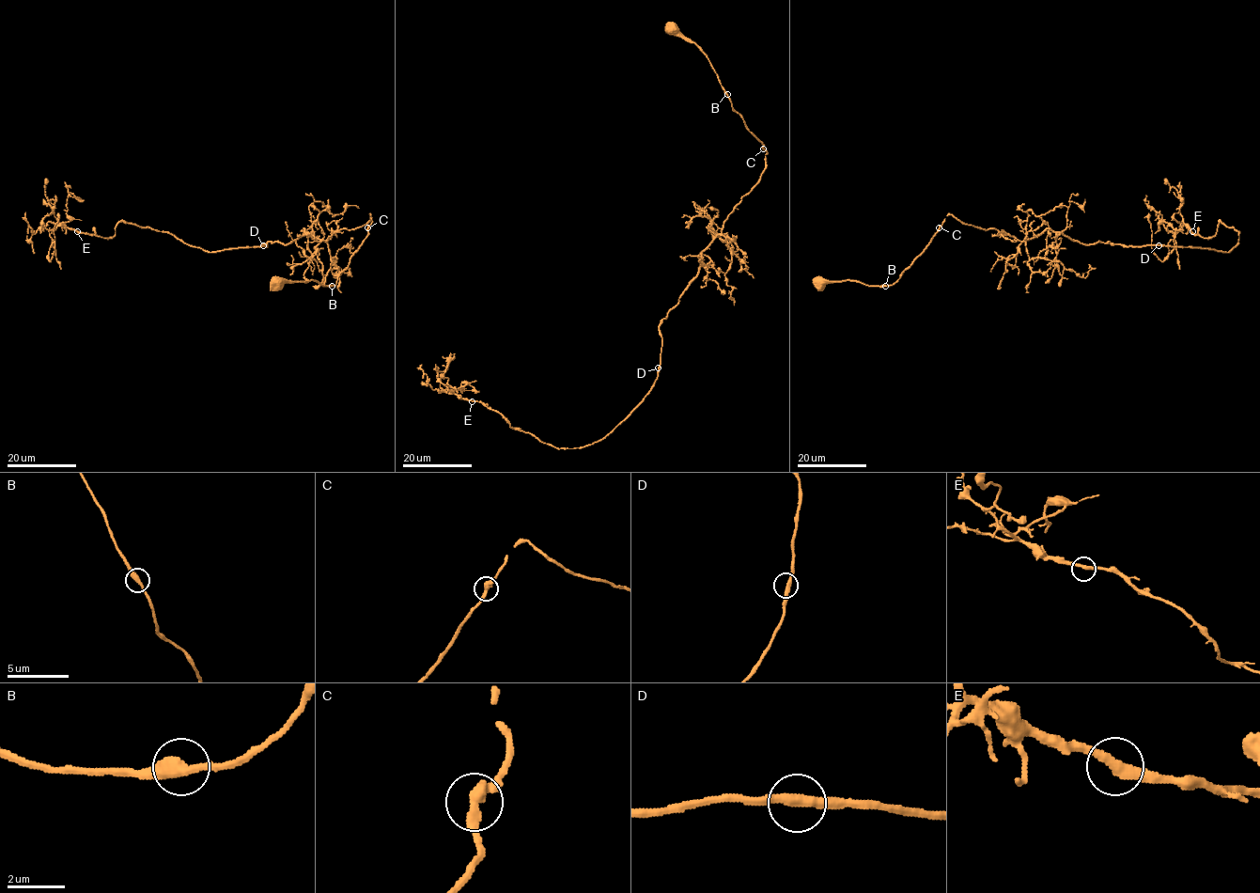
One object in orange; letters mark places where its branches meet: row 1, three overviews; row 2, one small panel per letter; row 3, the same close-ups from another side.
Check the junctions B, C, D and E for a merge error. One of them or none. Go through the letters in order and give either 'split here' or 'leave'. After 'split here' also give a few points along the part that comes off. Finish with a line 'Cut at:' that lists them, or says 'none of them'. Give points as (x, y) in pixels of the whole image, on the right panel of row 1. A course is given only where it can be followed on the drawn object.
B: leave
C: leave
D: leave
E: leave
Cut at: none of them

